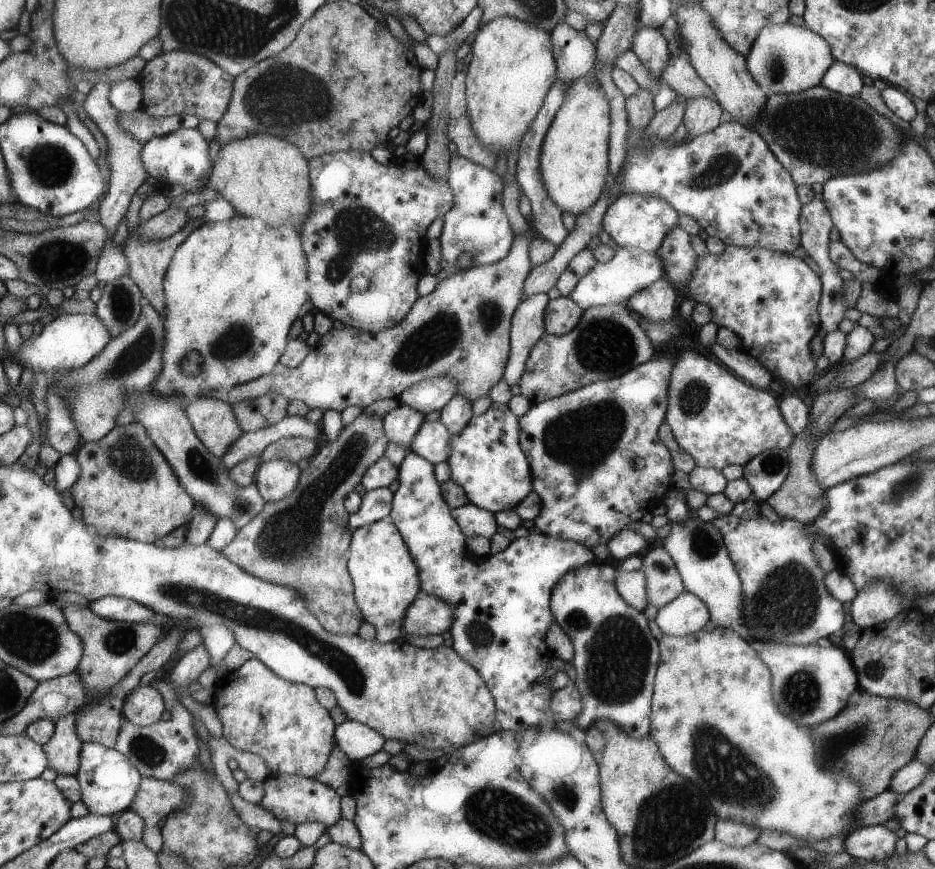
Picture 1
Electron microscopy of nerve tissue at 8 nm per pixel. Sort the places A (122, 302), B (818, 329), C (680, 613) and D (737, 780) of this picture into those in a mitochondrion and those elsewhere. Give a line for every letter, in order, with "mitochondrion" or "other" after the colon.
A: mitochondrion
B: other
C: other
D: mitochondrion

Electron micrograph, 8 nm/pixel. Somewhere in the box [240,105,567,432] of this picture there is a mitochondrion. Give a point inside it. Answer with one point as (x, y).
(357, 229)

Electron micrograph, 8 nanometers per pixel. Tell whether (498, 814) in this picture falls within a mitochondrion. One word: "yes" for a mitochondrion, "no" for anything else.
yes

